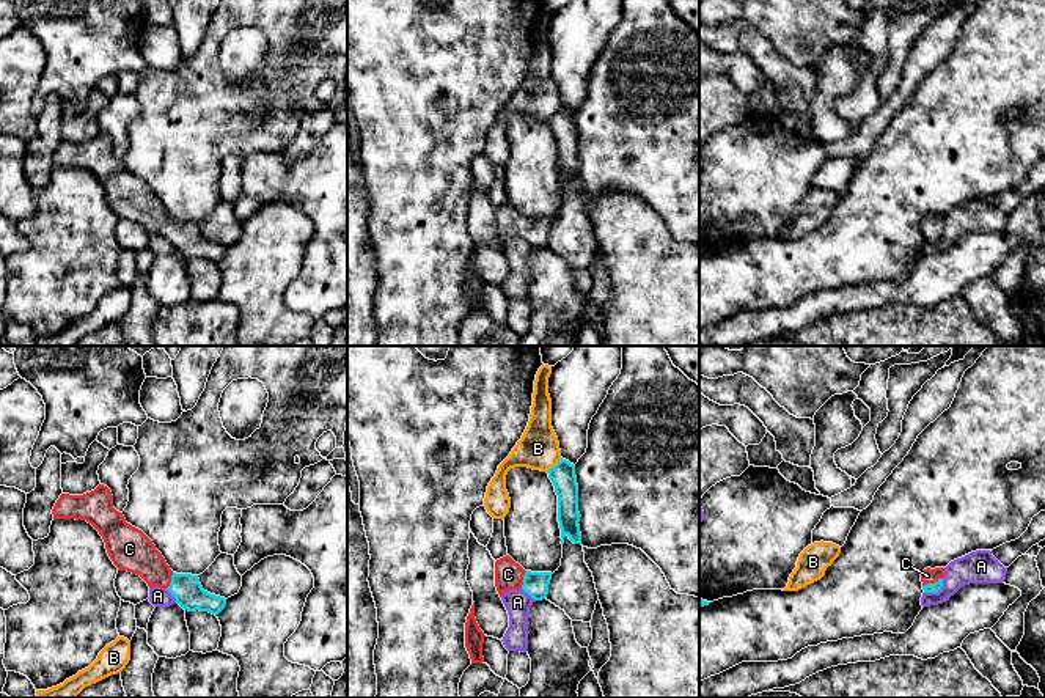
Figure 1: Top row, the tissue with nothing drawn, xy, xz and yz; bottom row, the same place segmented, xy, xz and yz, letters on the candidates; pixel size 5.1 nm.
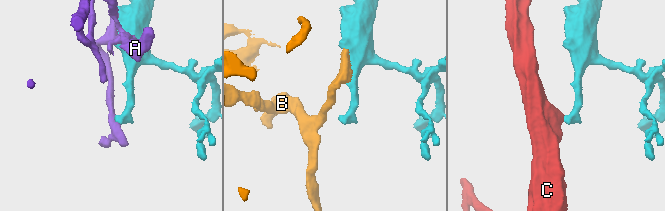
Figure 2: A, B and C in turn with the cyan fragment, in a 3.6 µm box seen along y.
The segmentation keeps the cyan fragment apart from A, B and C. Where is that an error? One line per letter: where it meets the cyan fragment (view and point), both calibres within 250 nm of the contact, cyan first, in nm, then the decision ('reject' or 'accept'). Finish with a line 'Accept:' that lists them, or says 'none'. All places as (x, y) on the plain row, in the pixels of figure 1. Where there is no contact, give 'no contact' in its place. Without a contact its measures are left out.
A: yz (937, 239) | 50/160 nm | reject
B: xz (555, 113) | 130/200 nm | reject
C: yz (932, 231) | 50/80 nm | accept
Accept: C

